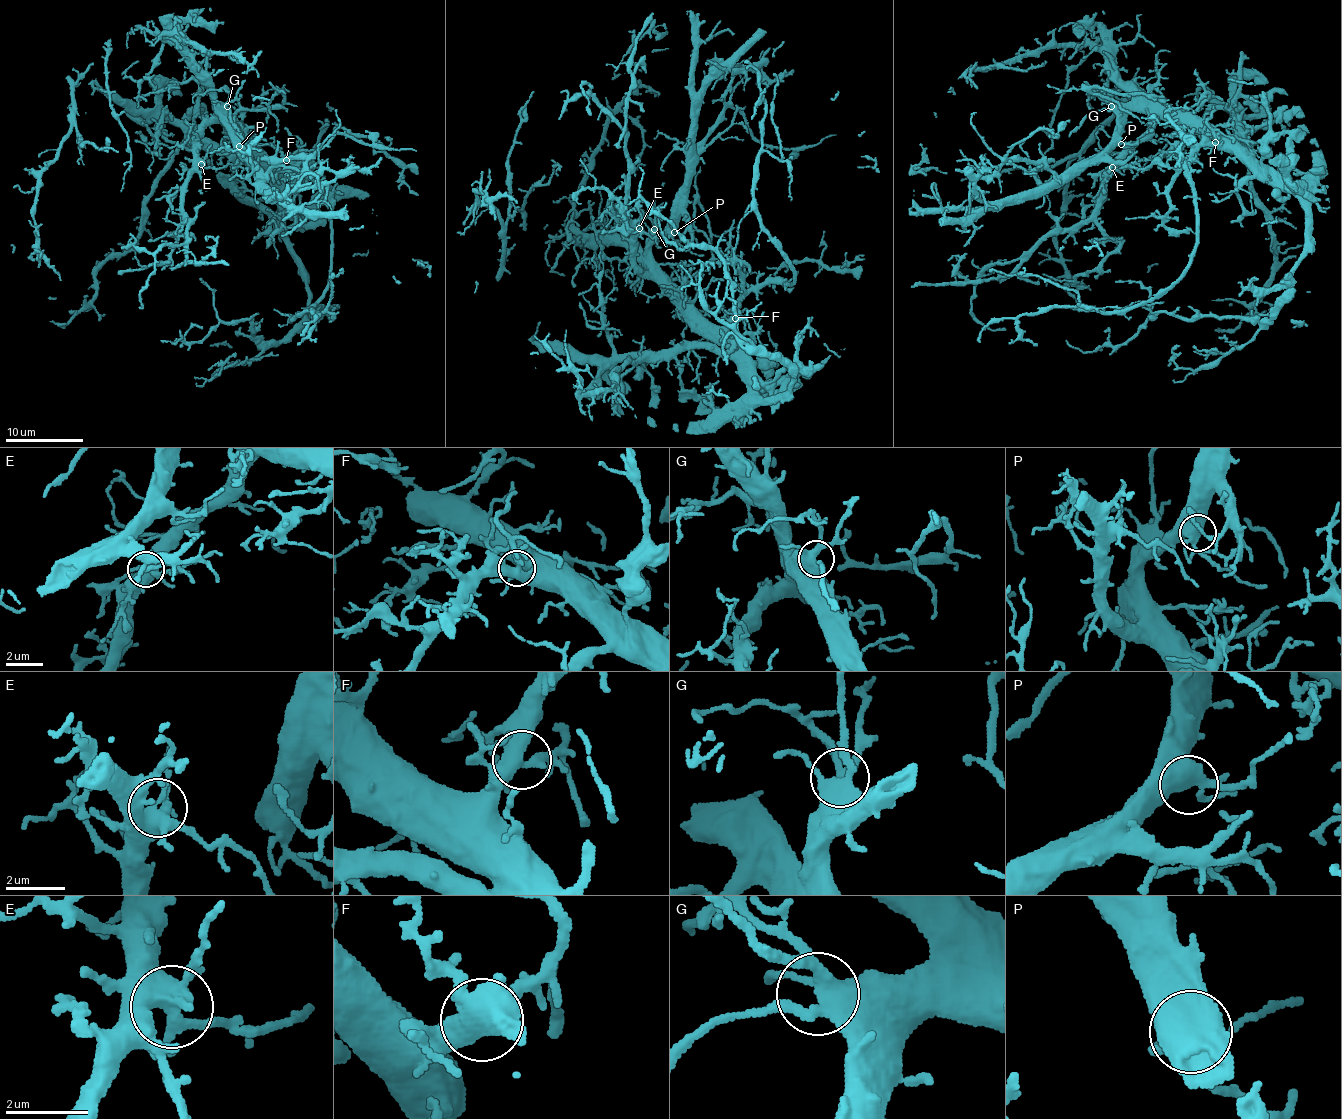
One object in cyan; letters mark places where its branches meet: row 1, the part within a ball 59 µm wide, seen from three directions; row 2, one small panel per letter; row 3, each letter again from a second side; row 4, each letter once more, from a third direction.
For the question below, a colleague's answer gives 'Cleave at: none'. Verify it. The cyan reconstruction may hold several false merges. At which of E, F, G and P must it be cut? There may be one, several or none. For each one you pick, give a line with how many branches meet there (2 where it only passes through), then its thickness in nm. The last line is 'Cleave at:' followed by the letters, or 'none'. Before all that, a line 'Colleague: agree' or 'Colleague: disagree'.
Colleague: agree
Cleave at: none

